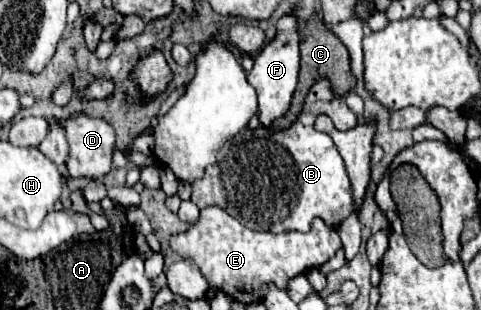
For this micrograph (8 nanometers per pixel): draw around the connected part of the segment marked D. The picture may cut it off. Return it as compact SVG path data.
M76 114L64 120L66 140L70 146L70 154L66 160L68 174L72 178L102 178L112 168L112 152L114 152L114 130L110 124L106 124L100 118L92 118L86 114Z

